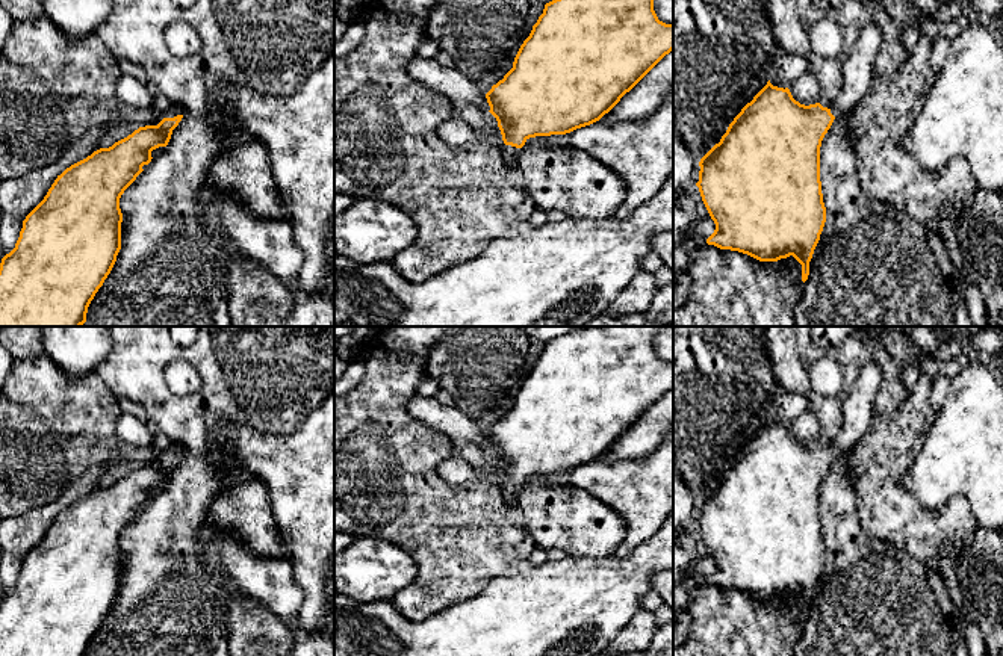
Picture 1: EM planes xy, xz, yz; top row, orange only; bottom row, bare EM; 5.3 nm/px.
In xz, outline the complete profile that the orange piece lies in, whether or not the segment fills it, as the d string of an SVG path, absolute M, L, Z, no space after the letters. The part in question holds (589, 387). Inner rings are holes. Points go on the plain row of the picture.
M576 326L545 343L513 407L486 432L508 502L516 502L529 476L566 473L599 460L673 388L673 363L660 360L654 349L661 330Z

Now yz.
M864 364L843 405L840 435L823 446L800 443L788 426L767 423L729 463L720 481L699 500L702 540L716 562L708 583L747 593L759 600L778 600L793 594L802 603L802 620L826 561L820 520L820 485L834 458L850 450L870 429L874 399L880 390L882 366Z

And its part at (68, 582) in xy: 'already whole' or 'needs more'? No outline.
needs more

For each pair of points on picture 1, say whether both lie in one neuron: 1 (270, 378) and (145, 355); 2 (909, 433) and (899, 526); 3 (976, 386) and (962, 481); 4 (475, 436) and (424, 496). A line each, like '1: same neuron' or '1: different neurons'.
1: same neuron
2: same neuron
3: same neuron
4: different neurons

